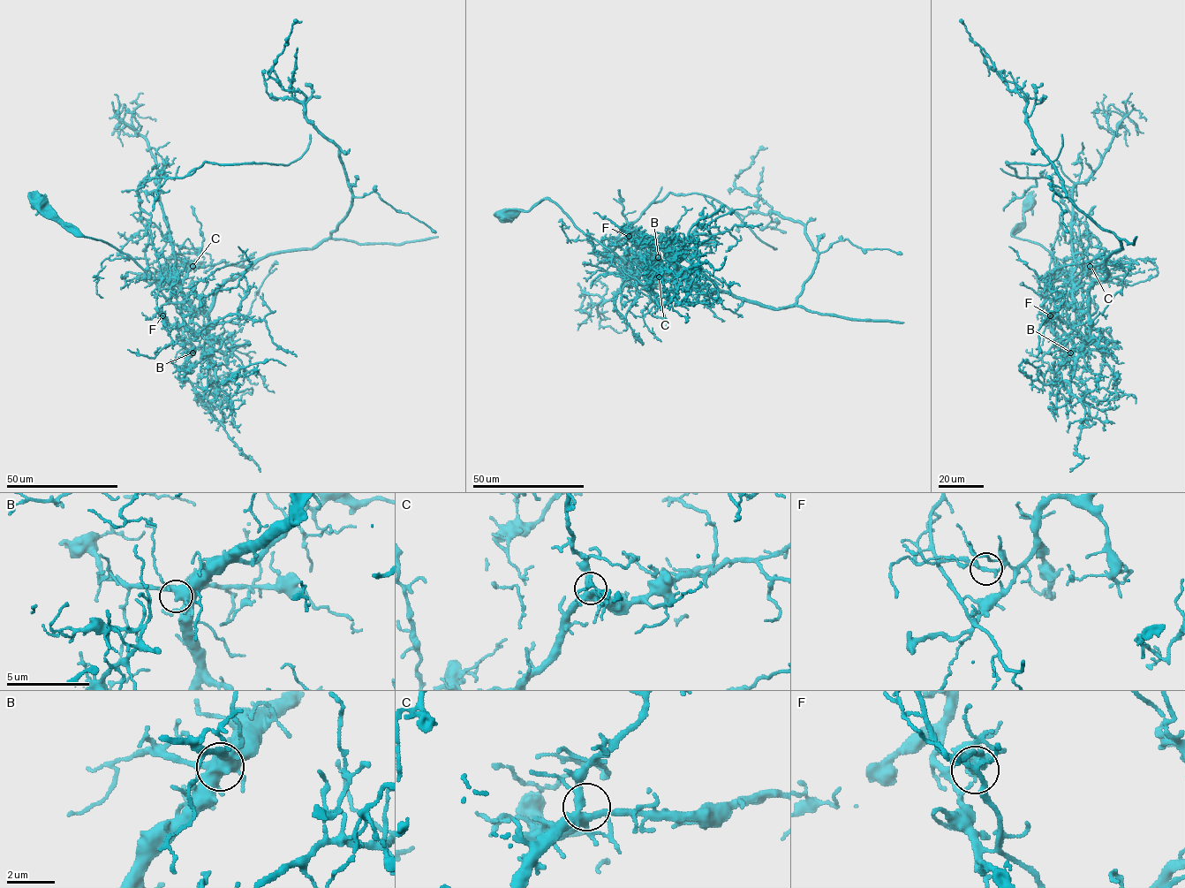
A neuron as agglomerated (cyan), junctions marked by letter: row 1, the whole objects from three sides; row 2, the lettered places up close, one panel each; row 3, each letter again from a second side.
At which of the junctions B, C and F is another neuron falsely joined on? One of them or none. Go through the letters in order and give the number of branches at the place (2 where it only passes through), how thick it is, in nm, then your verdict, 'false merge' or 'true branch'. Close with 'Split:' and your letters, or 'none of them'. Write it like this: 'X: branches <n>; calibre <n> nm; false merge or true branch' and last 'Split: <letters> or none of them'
B: branches 6; calibre 440 nm; true branch
C: branches 5; calibre 340 nm; true branch
F: branches 5; calibre 170 nm; false merge
Split: F

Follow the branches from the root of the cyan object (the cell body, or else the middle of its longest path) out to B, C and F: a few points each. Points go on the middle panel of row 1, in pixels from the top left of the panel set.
B: (504, 214), (528, 211), (541, 200), (550, 199), (644, 284), (674, 276), (658, 257)
C: (504, 214), (550, 199), (611, 250), (629, 275), (644, 284), (672, 277), (651, 261), (647, 266), (659, 277)
F: (504, 214), (550, 199), (611, 250), (629, 275), (644, 284), (672, 277), (631, 254), (628, 236)

